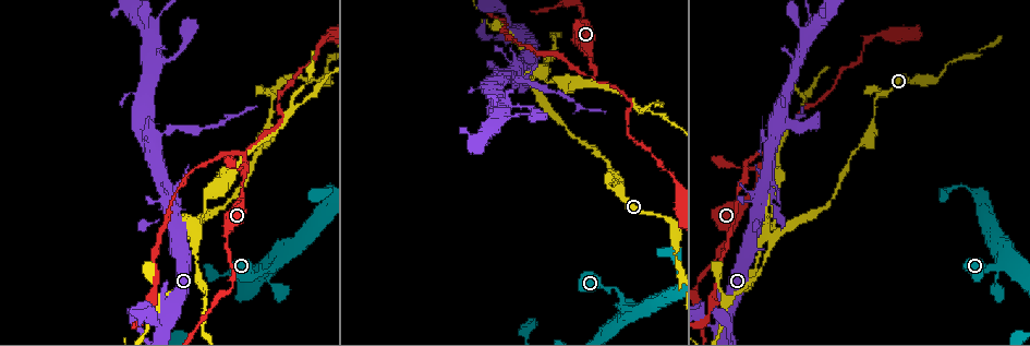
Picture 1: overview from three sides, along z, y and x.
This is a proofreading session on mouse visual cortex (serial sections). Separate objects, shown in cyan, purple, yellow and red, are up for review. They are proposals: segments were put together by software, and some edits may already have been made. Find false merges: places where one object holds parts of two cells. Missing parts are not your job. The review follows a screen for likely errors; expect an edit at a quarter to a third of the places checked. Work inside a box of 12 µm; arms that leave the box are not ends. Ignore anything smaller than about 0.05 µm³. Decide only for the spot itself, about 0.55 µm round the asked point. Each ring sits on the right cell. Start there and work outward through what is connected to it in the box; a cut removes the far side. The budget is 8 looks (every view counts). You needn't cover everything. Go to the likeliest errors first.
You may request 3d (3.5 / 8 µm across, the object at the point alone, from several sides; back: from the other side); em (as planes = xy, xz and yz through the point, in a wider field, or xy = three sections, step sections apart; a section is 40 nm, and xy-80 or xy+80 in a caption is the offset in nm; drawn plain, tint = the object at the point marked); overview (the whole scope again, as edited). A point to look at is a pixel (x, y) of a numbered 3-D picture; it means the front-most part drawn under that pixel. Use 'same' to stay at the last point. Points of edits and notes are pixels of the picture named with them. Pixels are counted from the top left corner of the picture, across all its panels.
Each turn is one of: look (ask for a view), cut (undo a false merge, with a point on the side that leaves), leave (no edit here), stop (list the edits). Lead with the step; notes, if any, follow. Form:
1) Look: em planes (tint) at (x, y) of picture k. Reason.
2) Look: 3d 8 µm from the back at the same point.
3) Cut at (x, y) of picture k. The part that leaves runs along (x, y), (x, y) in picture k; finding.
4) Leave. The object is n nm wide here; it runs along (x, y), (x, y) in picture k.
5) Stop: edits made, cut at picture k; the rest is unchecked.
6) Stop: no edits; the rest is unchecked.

Look: 3d 8 µm at (619, 183) of picture 1. Sharp bend.

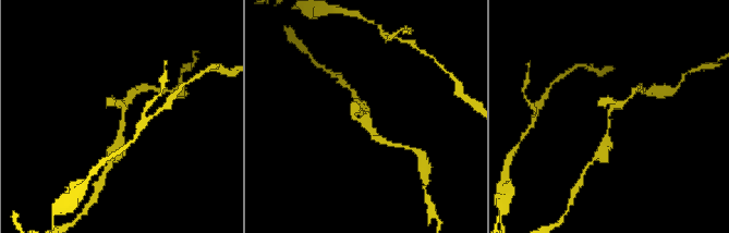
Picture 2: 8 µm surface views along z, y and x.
Look: em planes (tint) at (368, 113) of picture 2. The arms are 150, 200 nm wide; need the tissue.

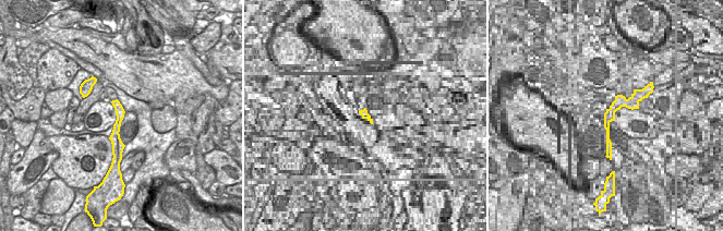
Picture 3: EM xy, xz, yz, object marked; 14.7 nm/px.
Leave. It runs along (115, 102), (119, 109), (118, 148) in picture 3; all the same cell.

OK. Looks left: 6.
Look: 3d 3.5 µm at (776, 234) of picture 1. Arms part here.

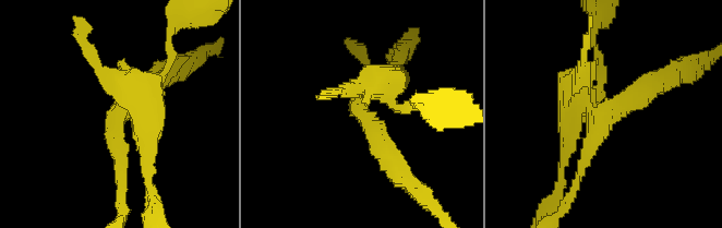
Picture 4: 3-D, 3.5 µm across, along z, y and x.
Look: em xy step 1 (tint) at (117, 117) of picture 4. 3 arms meet here; the arms are 150, 300, 300 nm wide.

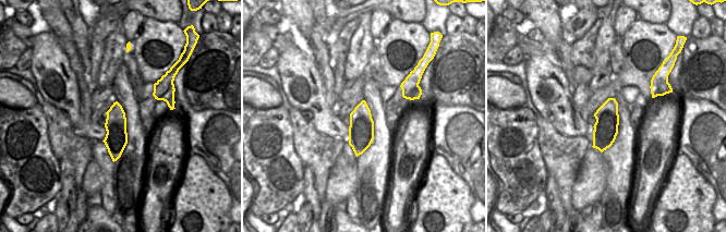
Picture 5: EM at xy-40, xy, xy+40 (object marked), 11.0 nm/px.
Look: em planes (tint) at the same point. Cut it another way.

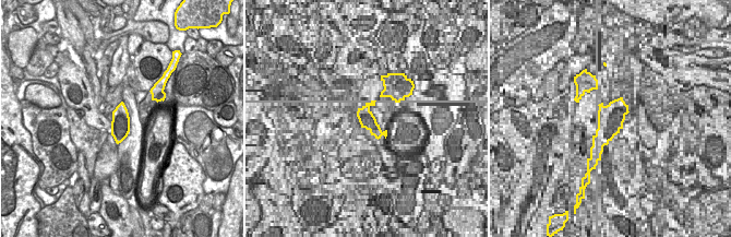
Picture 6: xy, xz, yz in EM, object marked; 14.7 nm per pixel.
Cut at (145, 112) of picture 4. The part that leaves runs along (587, 105), (594, 42) in picture 4; a second cell is stuck on.

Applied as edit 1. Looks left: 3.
Look: 3d 3.5 µm at (165, 131) of picture 1. Calibre changes.

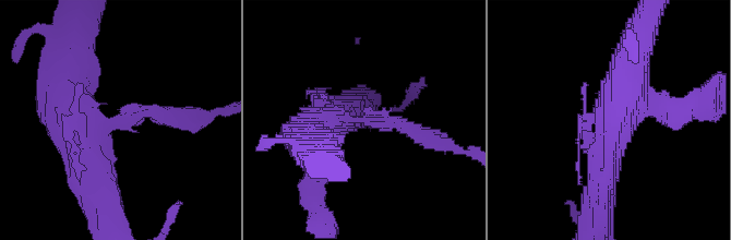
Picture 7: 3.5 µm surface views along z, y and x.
Look: em xy step 1 (tint) at (115, 123) of picture 7. 3 arms meet here; the arms are 250, 500, 600 nm wide; now the EM.

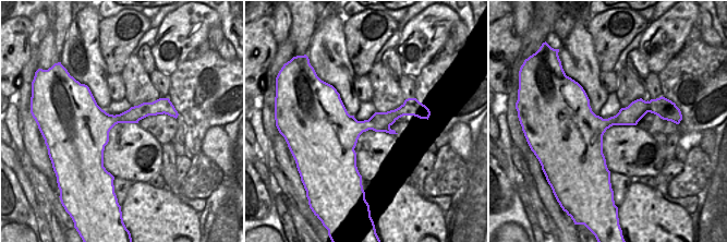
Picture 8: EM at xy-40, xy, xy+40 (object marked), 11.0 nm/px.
Cut at (183, 127) of picture 7. The part that leaves runs along (150, 114), (196, 117), (226, 110) in picture 7; a second cell is stuck on.

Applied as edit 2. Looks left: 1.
Stop: edits made, cut at picture 4, cut at picture 7; the rest is unchecked.

